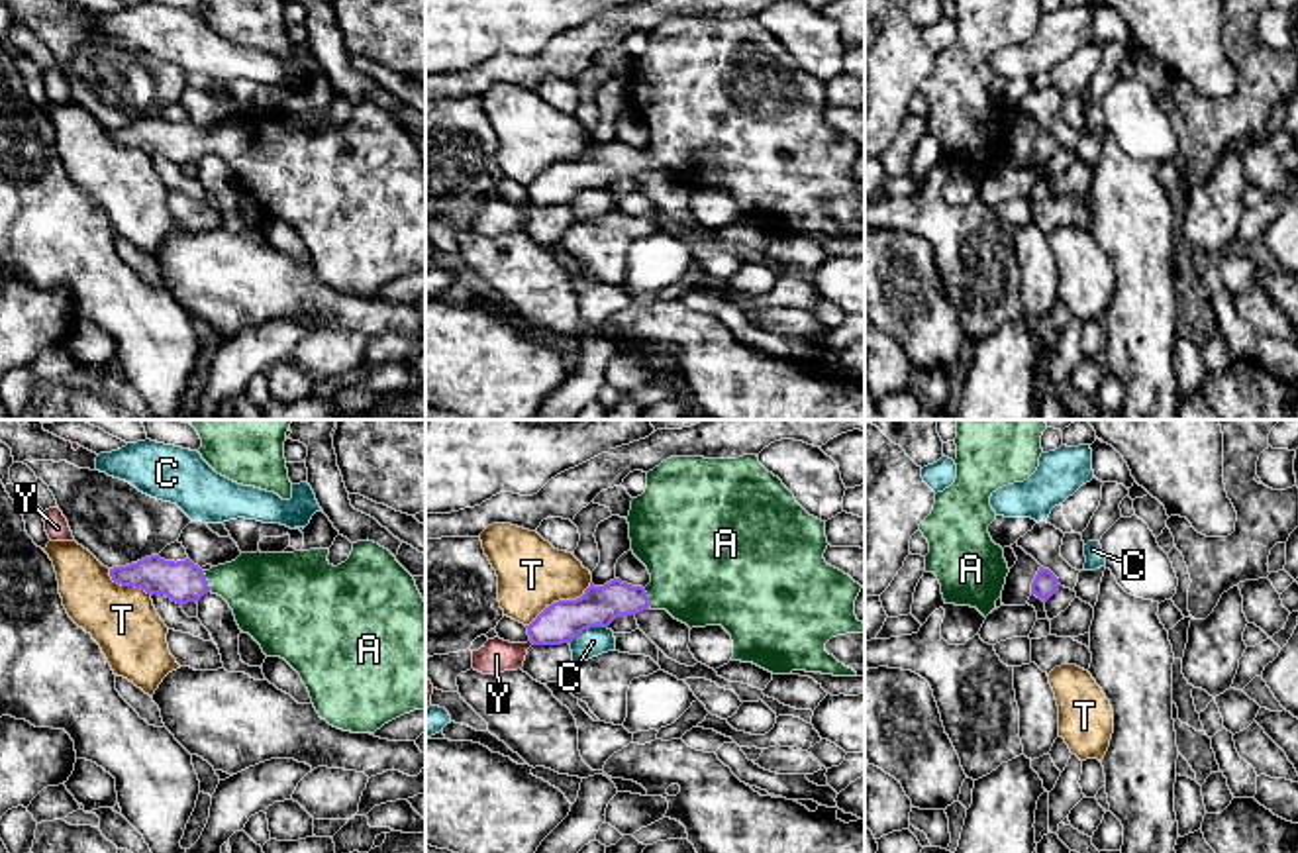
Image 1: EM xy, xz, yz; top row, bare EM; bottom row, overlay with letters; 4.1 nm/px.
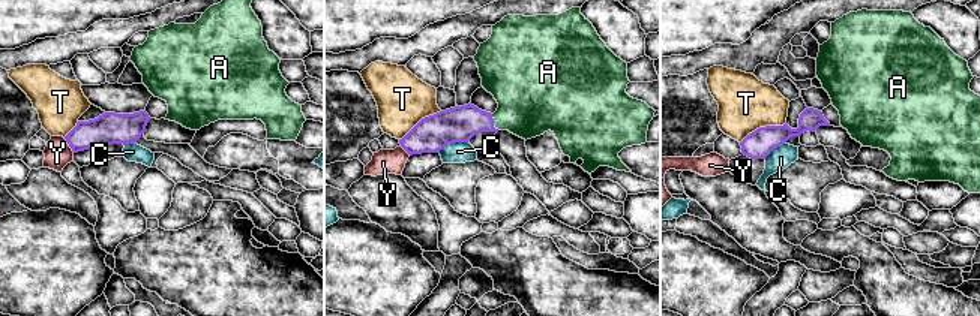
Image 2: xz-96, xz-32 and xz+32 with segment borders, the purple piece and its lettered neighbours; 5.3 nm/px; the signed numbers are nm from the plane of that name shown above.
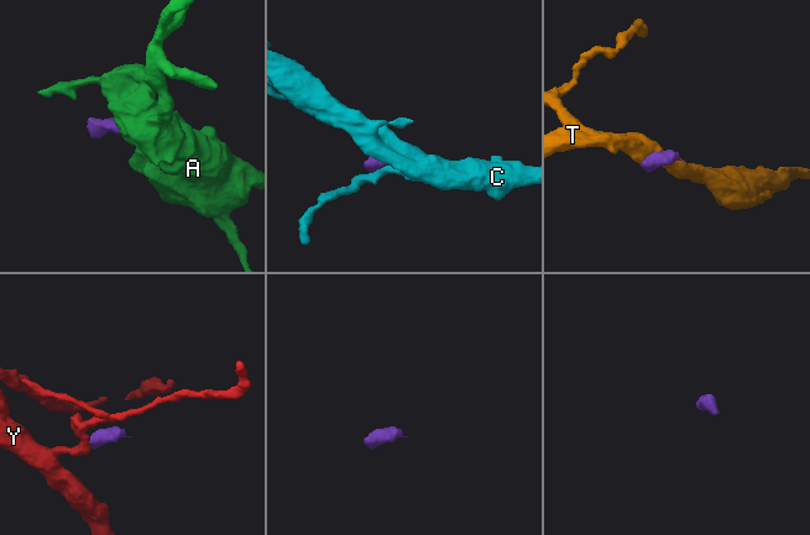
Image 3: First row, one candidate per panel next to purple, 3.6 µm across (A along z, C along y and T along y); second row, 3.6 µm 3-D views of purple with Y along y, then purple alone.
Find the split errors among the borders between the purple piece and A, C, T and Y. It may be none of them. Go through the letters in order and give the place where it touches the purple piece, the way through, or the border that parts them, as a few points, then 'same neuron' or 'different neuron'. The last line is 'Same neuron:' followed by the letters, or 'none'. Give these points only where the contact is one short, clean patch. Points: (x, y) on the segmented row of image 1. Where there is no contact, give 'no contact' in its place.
A: contact xy (206, 581); way xy (183, 581), (206, 581), (236, 581), (265, 591); same neuron
C: contact xz (587, 628); border xz (606, 626), (585, 628), (569, 644); different neuron
T: contact xz (559, 601); border xz (591, 581), (579, 597), (553, 601), (526, 626); different neuron
Y: contact xz (532, 642); border xz (530, 640), (534, 644); different neuron
Same neuron: A

